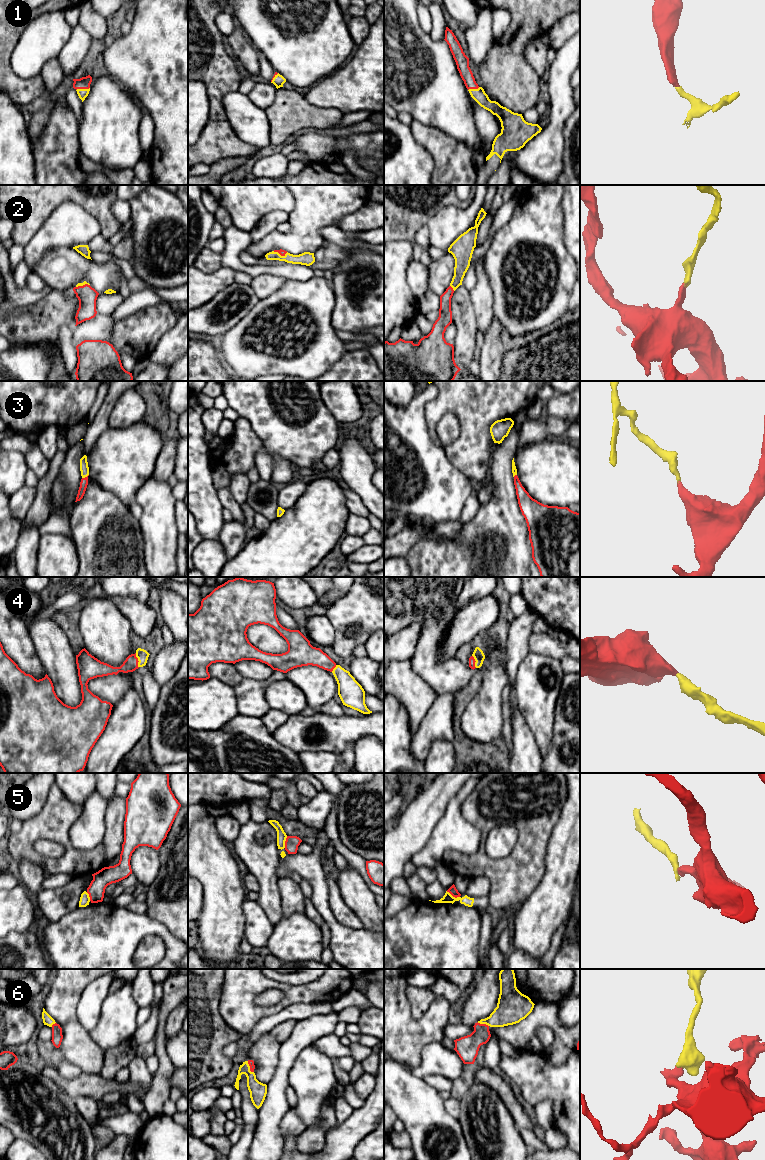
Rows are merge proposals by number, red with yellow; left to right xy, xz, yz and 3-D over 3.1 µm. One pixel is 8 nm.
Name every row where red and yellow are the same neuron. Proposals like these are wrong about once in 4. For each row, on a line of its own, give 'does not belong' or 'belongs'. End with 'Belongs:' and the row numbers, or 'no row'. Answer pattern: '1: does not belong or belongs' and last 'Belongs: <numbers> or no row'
1: belongs
2: belongs
3: belongs
4: belongs
5: does not belong
6: belongs
Belongs: 1, 2, 3, 4, 6

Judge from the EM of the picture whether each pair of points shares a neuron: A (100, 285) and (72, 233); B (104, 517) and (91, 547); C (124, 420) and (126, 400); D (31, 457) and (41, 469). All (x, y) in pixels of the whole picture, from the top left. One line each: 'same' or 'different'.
A: different
B: same
C: same
D: same

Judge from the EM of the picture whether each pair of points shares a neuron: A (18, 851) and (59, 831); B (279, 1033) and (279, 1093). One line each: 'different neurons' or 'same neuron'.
A: same neuron
B: different neurons

